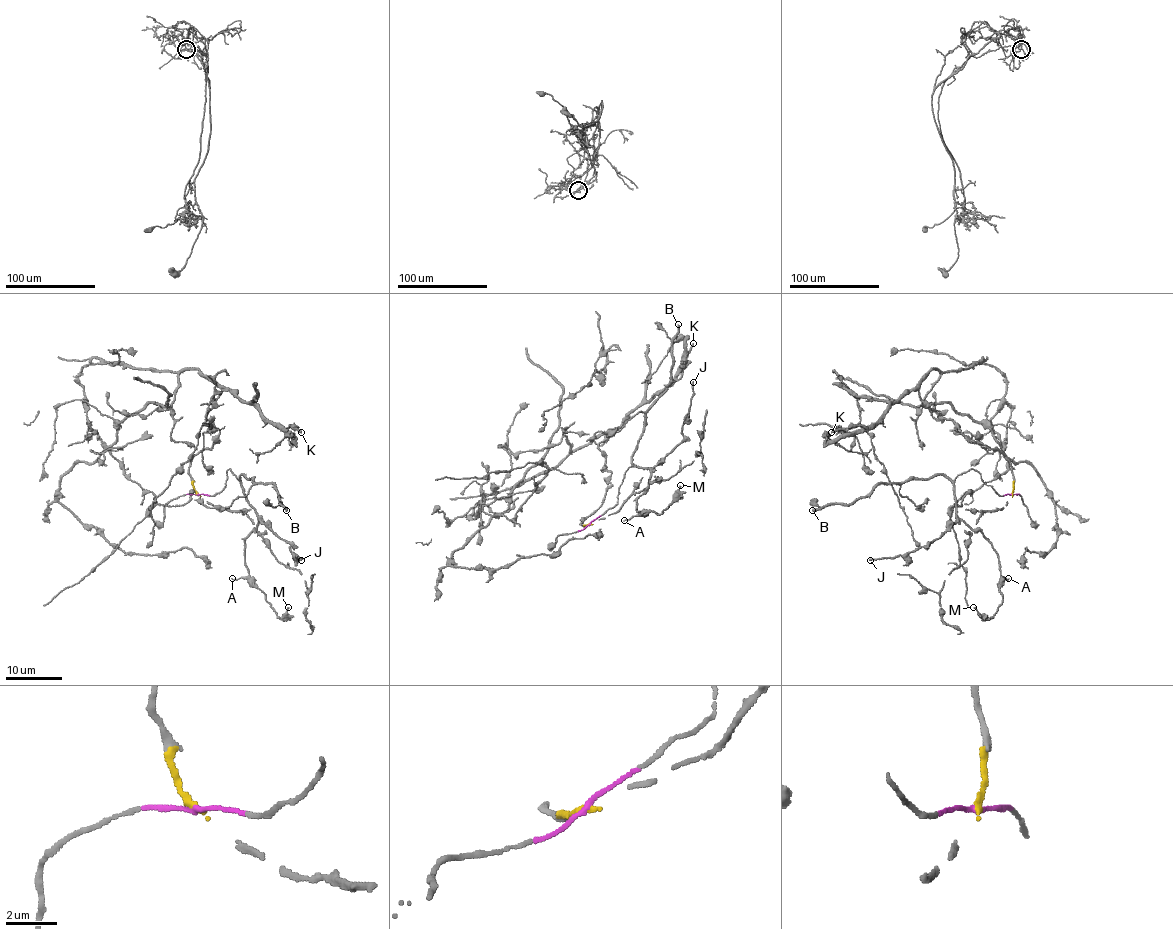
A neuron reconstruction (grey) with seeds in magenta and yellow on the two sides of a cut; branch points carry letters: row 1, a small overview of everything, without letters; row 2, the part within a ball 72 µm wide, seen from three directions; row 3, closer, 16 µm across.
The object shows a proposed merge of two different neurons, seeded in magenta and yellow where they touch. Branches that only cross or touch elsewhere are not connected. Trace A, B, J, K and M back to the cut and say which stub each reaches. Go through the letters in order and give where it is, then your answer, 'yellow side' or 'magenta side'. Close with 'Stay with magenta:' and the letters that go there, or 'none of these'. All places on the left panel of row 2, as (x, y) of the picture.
A: at (232, 578); magenta side
B: at (286, 510); magenta side
J: at (301, 560); magenta side
K: at (301, 432); yellow side
M: at (288, 607); magenta side
Stay with magenta: A, B, J, M

